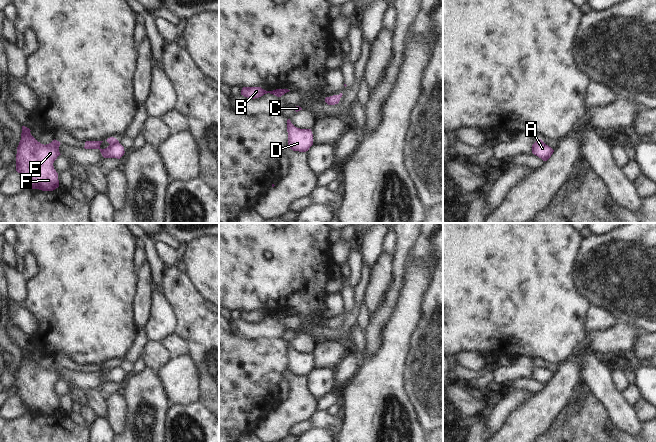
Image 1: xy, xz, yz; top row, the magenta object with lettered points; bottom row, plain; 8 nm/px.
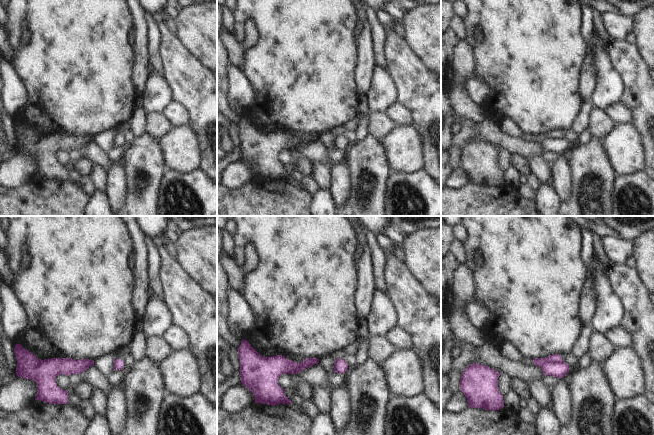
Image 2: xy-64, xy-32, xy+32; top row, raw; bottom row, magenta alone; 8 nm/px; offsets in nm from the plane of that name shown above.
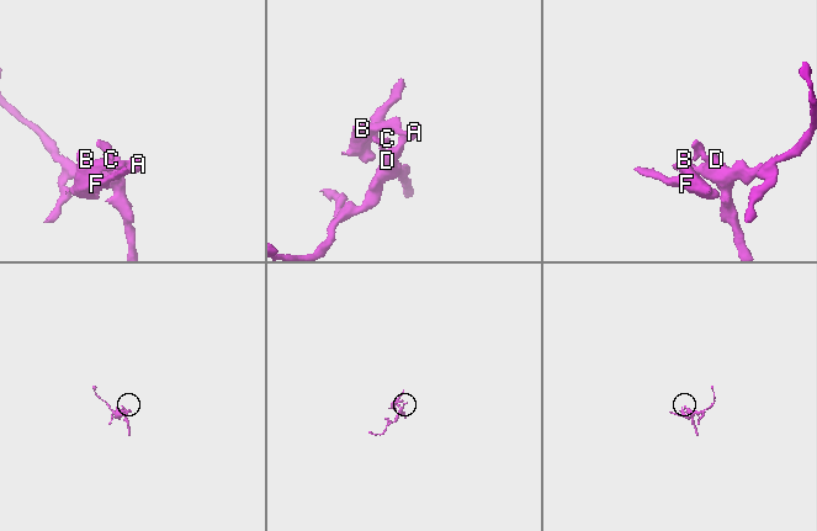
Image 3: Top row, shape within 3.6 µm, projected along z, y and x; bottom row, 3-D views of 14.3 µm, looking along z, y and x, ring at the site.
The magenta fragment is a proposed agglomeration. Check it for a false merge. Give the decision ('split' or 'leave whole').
split

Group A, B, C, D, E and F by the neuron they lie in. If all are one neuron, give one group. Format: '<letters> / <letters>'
A C D / B E F

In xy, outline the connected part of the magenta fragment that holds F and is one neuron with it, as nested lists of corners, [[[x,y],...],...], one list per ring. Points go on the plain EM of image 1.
[[[22,350],[21,364],[17,371],[16,395],[22,399],[27,407],[27,413],[39,413],[42,415],[53,415],[59,411],[58,397],[53,387],[60,378],[60,366],[53,364],[49,368],[41,368],[30,357],[30,353]]]

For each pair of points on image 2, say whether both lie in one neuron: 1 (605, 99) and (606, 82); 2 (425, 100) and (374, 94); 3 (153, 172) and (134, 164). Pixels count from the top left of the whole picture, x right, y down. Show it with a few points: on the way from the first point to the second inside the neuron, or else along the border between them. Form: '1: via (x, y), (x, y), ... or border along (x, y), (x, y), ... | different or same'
1: via (605, 95), (606, 86) | same
2: border along (390, 74), (397, 93), (396, 101) | different
3: via (148, 167), (139, 164) | same

